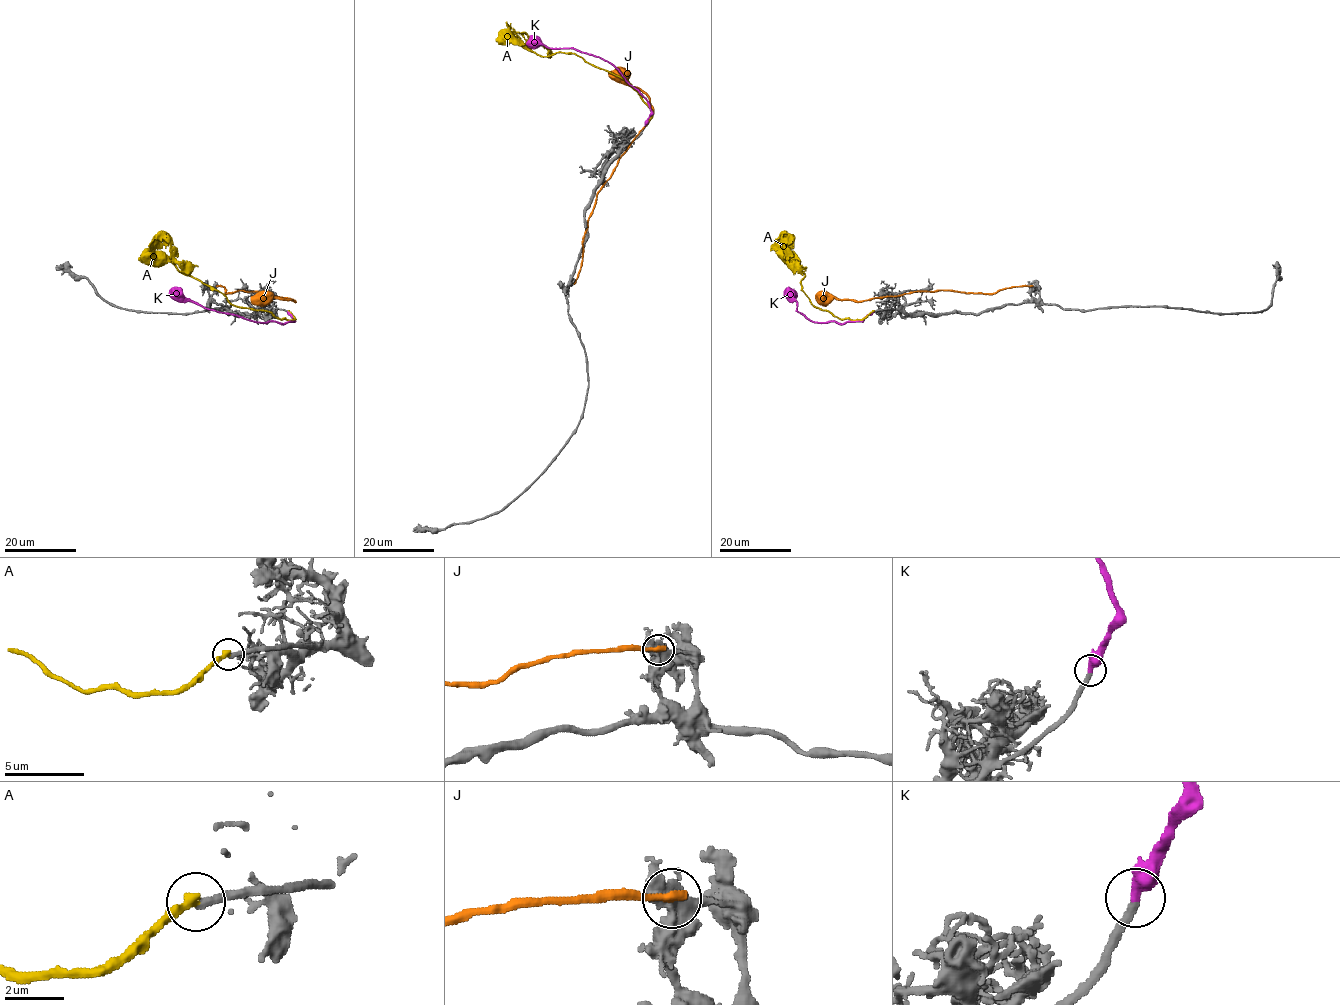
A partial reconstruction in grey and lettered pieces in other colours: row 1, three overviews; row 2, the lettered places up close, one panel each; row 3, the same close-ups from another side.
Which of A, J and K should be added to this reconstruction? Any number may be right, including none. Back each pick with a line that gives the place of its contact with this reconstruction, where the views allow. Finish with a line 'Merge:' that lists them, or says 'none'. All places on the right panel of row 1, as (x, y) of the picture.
K: contact (873, 311)
Merge: K

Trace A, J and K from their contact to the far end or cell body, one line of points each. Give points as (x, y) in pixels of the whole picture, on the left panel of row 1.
A: (288, 311), (294, 319), (235, 306), (217, 290), (183, 274), (157, 249), (159, 234), (163, 231)
J: (217, 286), (225, 288), (225, 293), (259, 291), (294, 301), (251, 296)
K: (287, 312), (292, 321), (256, 322), (208, 310), (169, 289)

